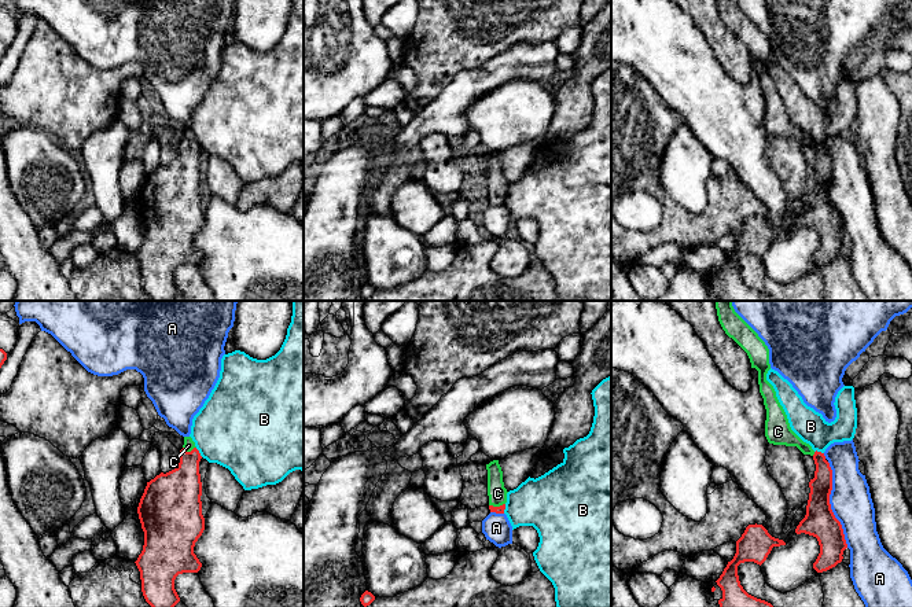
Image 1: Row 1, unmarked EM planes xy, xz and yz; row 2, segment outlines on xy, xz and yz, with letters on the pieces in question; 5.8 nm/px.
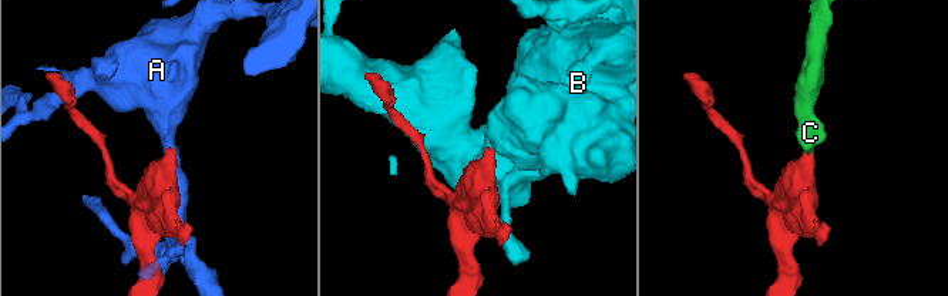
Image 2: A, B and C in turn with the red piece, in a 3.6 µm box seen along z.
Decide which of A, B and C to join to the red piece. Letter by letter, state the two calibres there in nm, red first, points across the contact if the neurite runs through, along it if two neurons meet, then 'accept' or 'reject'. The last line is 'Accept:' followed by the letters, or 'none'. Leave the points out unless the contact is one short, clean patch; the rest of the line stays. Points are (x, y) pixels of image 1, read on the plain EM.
A: 190 nm thick on the red side, 240 nm on the other; reject
B: 260 nm thick on the red side, 460 nm on the other; border along xy (195, 140), (202, 149); reject
C: 260 nm thick on the red side, 70 nm on the other; runs through xy (179, 183), (187, 168), (191, 143), (188, 138); accept
Accept: C

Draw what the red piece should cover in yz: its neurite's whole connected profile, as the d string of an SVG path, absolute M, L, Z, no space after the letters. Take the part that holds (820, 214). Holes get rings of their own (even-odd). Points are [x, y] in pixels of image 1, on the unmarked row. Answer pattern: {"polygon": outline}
{"polygon": "M716 0L718 14L725 26L732 30L749 48L751 60L758 63L760 85L766 102L765 129L769 136L797 139L803 147L810 147L816 157L814 170L810 172L806 207L795 221L817 231L820 246L813 255L817 265L835 260L843 251L847 240L841 214L835 210L830 187L832 183L832 162L824 146L814 144L790 119L787 107L780 98L773 78L766 73L771 62L769 41L758 26L735 4L733 0Z"}

